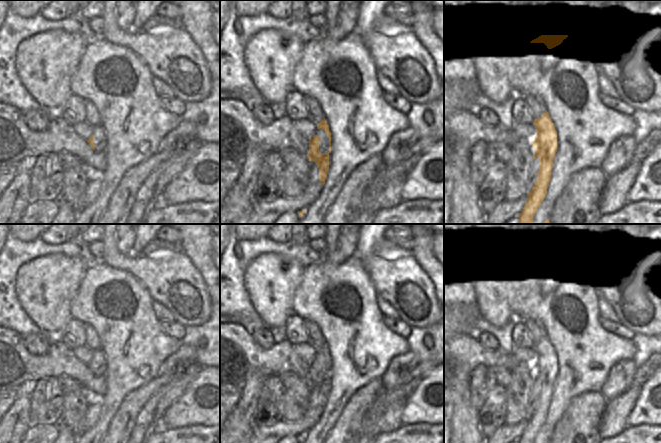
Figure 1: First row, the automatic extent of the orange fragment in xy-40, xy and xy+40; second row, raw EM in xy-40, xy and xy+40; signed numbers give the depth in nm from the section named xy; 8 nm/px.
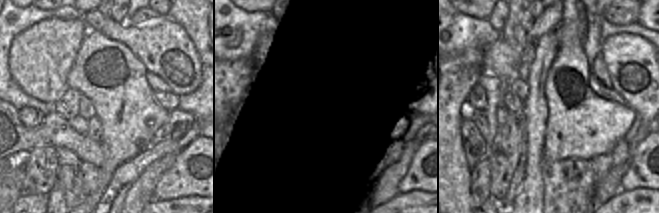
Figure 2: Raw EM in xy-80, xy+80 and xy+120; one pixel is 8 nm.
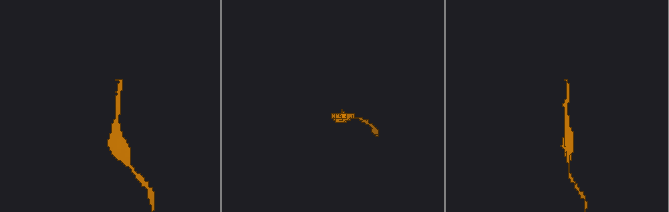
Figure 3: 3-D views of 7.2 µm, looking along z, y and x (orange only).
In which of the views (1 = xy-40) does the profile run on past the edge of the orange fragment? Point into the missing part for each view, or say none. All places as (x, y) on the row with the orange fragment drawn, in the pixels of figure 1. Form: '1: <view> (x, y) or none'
1: none

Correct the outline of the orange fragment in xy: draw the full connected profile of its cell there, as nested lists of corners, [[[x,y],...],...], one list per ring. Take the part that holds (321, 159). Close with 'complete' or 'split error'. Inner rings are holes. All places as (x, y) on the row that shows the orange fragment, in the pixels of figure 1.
[[[325,118],[317,125],[317,129],[320,129],[320,128],[322,128],[322,129],[325,131],[325,133],[327,134],[327,136],[328,136],[328,138],[329,138],[329,152],[328,152],[328,153],[320,153],[320,152],[319,152],[319,136],[318,136],[318,135],[314,135],[313,138],[309,141],[309,152],[308,152],[307,156],[308,156],[308,158],[309,158],[309,161],[314,161],[314,162],[317,164],[317,166],[318,166],[318,168],[319,168],[319,180],[320,180],[321,184],[324,185],[324,184],[325,184],[325,180],[326,180],[326,178],[327,178],[327,172],[328,172],[328,170],[329,170],[329,153],[330,153],[330,151],[331,151],[331,132],[330,132],[330,130],[329,130],[329,126],[328,126],[328,124],[327,124]]] | complete

